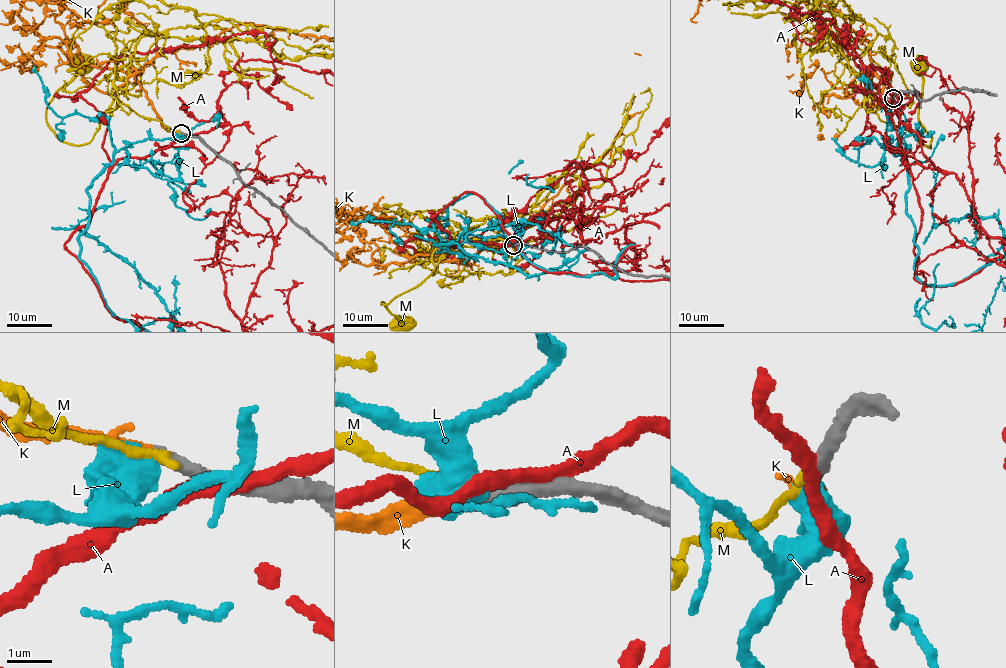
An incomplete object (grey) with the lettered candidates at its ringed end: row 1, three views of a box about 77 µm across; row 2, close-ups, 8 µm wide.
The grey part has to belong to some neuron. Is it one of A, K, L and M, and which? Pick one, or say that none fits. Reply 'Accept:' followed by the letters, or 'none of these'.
Accept: K

